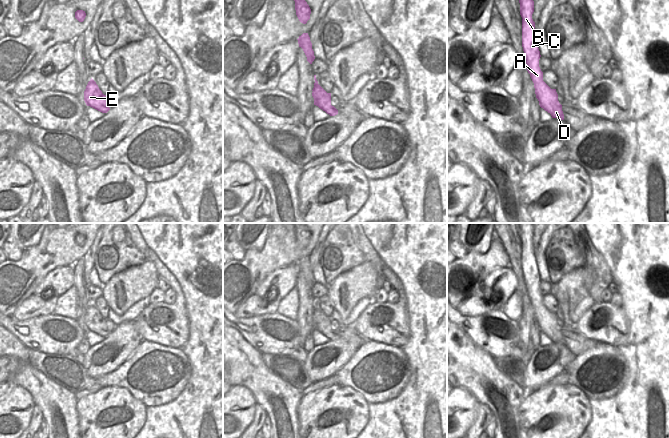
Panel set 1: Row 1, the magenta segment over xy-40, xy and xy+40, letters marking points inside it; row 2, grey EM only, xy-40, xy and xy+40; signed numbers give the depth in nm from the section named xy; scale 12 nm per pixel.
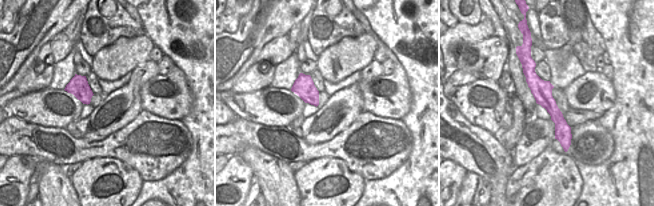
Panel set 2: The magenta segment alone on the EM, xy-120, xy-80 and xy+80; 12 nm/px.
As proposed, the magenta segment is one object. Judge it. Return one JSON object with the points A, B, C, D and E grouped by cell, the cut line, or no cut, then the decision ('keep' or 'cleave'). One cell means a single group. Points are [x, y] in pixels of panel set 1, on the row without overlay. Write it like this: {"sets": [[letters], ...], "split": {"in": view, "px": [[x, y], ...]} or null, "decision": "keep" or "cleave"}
{"sets": [["A", "B", "C", "D"], ["E"]], "split": {"in": "xy", "px": [[314, 321], [318, 329]]}, "decision": "cleave"}

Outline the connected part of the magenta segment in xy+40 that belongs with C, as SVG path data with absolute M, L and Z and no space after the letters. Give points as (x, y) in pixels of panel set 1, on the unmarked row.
M519 223L520 239L522 241L522 271L527 295L534 307L536 322L539 329L551 338L552 342L564 344L562 329L558 325L556 313L551 313L543 305L543 296L539 291L541 281L538 265L535 258L535 246L532 243L534 225L532 223Z

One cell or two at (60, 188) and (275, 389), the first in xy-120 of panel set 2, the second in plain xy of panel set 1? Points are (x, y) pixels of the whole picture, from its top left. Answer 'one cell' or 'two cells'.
one cell

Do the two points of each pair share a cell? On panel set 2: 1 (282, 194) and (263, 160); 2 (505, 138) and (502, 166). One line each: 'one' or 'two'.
1: one
2: two

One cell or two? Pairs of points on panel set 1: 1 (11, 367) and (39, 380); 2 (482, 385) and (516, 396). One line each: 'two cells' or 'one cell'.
1: two cells
2: one cell

